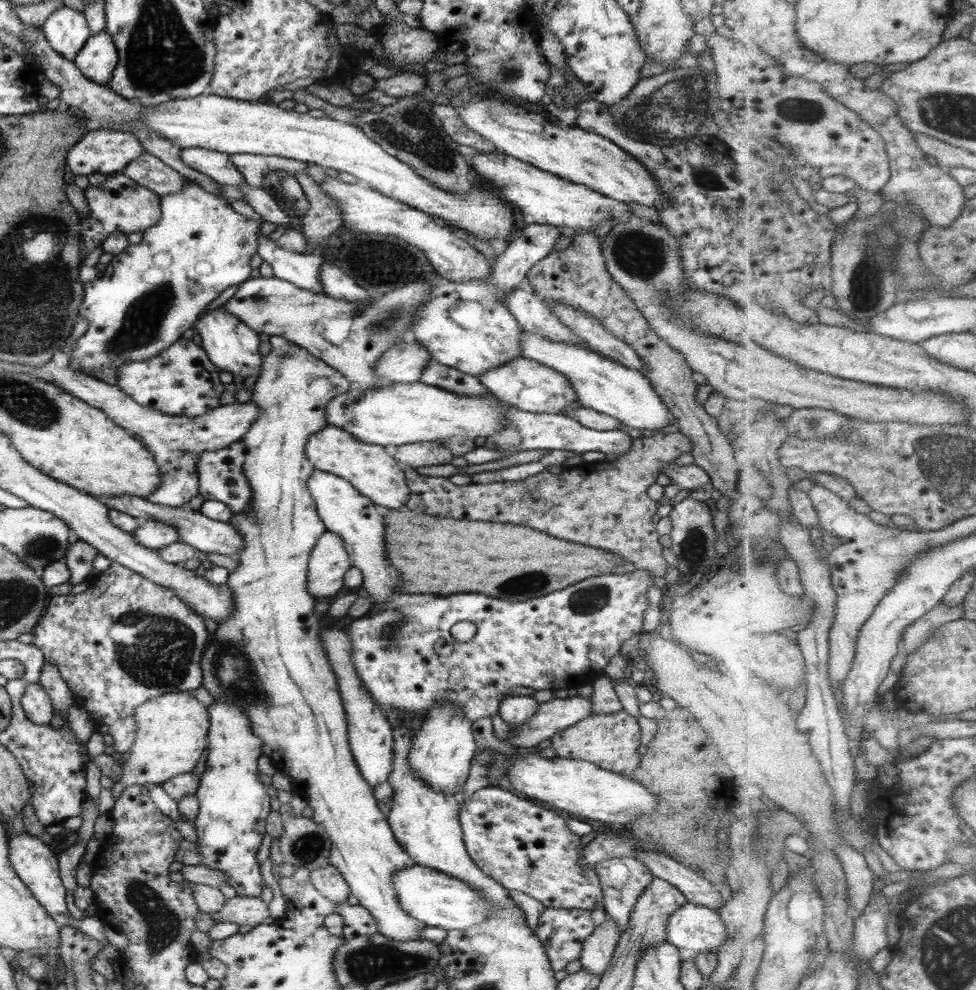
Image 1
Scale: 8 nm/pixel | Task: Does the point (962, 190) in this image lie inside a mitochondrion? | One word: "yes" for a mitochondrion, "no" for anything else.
no

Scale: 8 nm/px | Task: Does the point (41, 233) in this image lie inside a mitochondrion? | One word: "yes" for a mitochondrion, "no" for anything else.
no

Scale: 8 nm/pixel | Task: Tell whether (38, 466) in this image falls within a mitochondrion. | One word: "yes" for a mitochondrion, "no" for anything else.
no

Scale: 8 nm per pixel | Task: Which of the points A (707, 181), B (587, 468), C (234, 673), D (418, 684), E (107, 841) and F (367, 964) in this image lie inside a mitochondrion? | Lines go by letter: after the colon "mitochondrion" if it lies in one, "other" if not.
A: mitochondrion
B: other
C: mitochondrion
D: other
E: other
F: mitochondrion

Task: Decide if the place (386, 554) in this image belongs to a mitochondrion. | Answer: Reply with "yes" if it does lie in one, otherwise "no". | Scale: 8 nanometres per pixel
no

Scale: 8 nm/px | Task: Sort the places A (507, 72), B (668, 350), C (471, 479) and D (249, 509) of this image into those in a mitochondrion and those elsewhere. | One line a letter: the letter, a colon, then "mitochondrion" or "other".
A: mitochondrion
B: other
C: other
D: other

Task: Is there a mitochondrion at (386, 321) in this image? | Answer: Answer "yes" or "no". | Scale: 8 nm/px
yes

